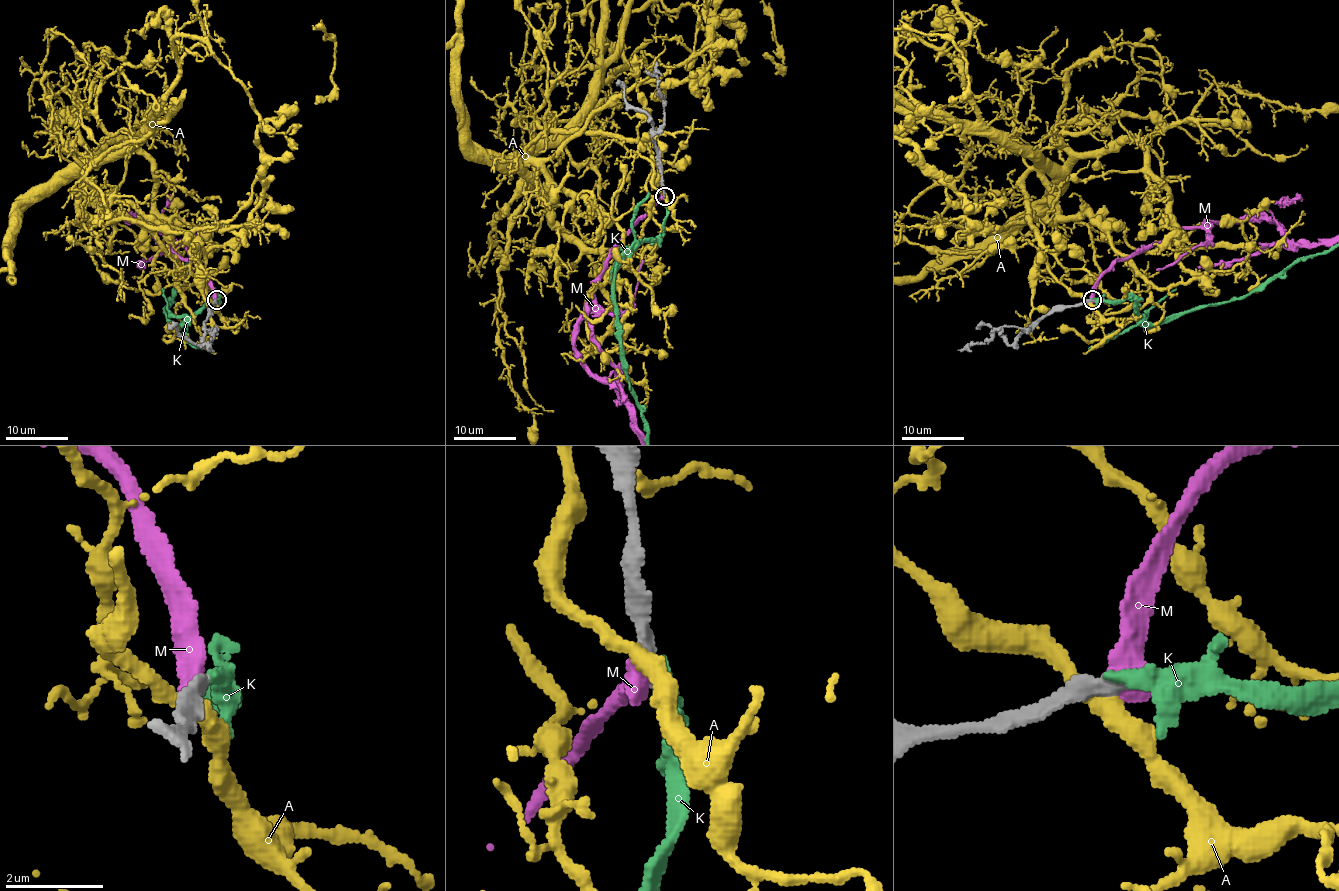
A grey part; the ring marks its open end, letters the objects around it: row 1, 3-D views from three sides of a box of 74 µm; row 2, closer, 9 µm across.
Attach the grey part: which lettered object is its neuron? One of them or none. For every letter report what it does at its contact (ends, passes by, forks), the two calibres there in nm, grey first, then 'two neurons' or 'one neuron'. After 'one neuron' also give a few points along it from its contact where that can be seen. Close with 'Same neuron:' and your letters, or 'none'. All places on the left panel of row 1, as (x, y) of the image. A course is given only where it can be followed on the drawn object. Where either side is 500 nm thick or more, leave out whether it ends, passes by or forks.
A: it passes by | 360/360 nm | two neurons
K: it ends | 280/380 nm | one neuron
M: 320/600 nm | two neurons
Same neuron: K

